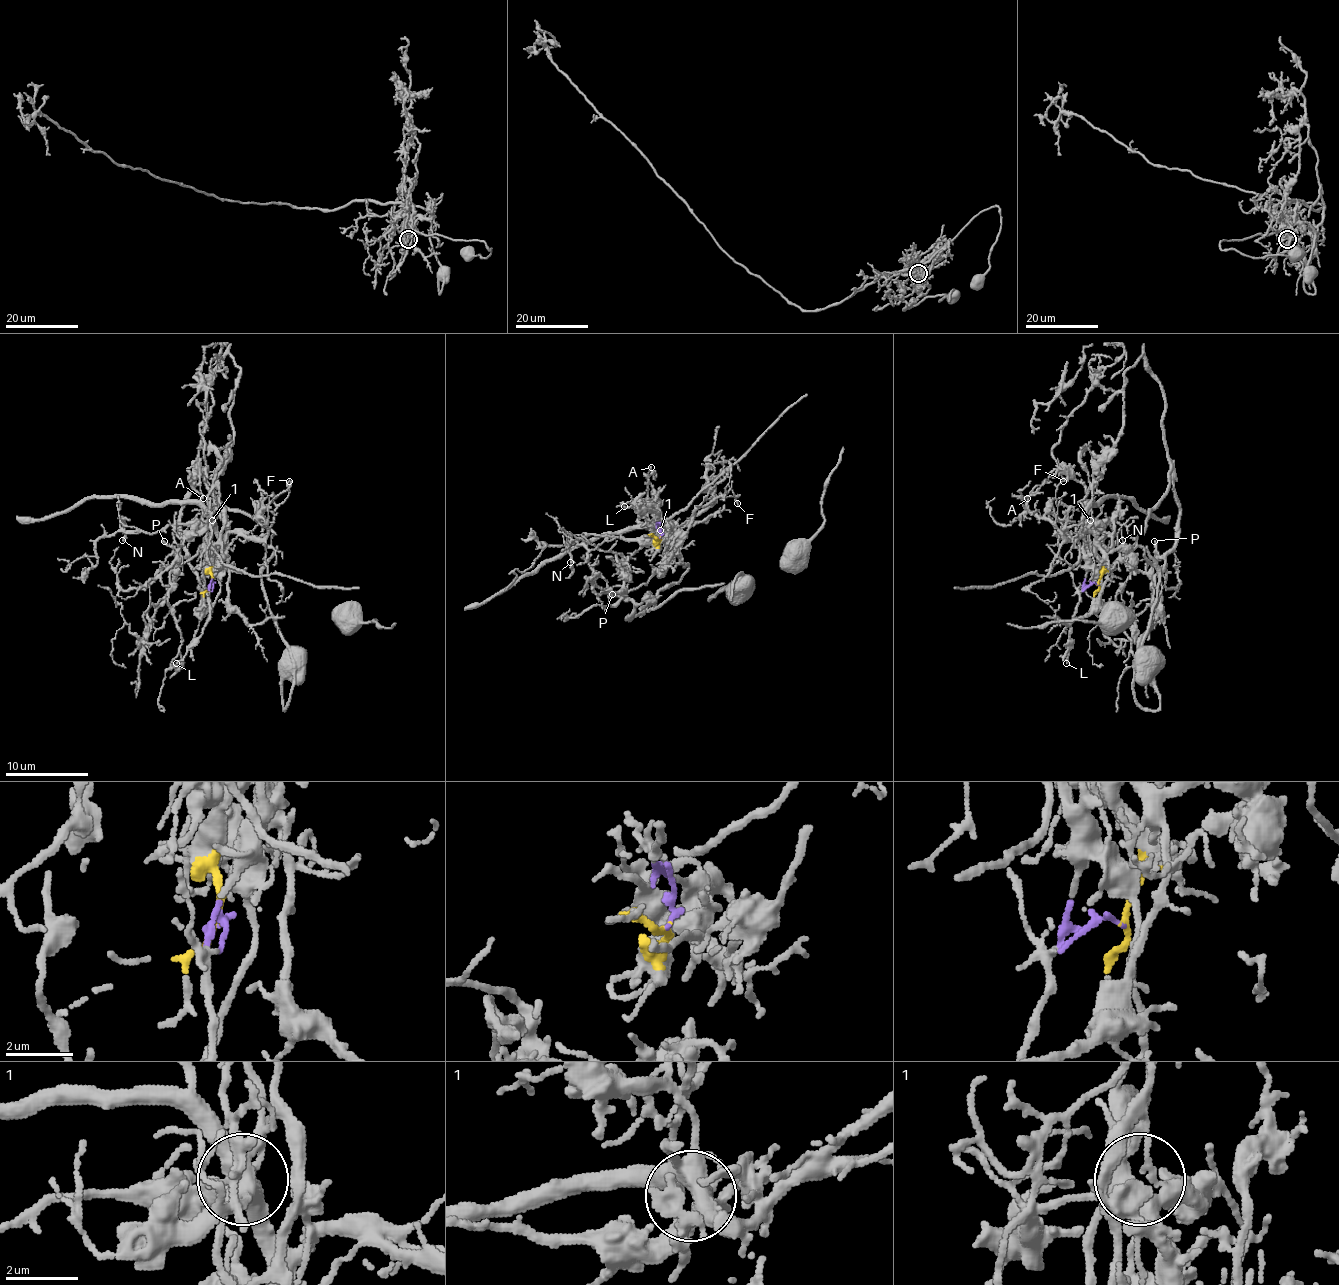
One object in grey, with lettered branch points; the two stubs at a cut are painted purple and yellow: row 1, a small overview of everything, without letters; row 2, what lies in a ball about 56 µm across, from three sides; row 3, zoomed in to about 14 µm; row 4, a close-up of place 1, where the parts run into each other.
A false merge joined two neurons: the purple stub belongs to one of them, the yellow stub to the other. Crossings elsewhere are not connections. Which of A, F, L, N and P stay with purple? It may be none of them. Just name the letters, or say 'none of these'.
L, P

